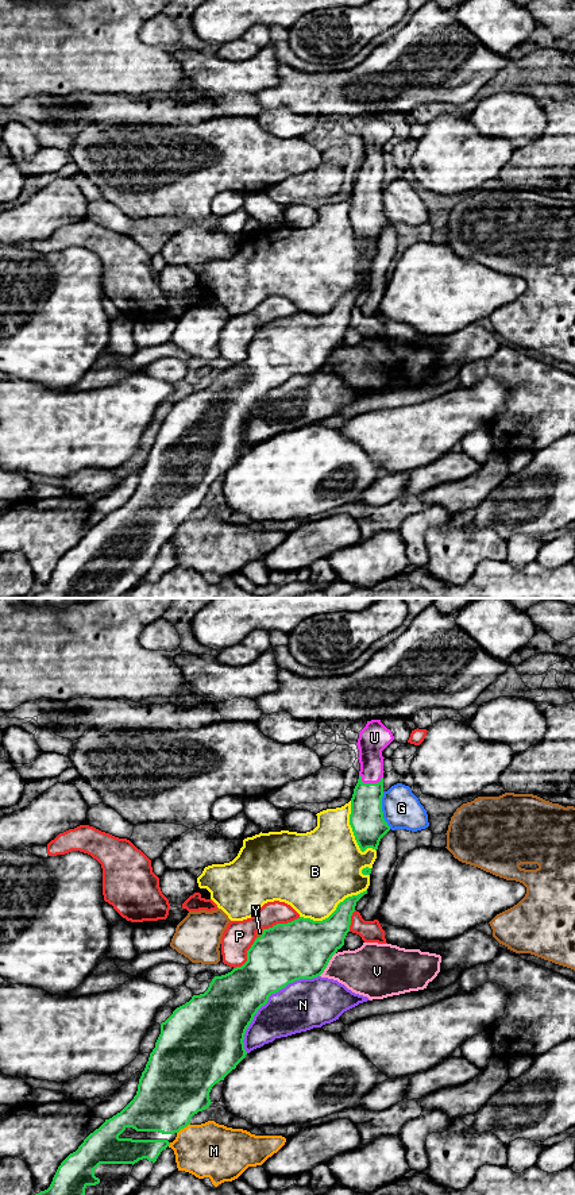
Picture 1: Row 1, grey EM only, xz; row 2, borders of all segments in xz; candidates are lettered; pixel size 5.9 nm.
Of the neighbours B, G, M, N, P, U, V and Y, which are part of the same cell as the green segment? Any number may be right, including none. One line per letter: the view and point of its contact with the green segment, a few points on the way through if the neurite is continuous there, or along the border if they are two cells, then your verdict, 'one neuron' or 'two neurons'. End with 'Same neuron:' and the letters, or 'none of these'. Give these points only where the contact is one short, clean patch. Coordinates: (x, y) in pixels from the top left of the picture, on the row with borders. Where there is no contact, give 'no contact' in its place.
B: meets green in xz at (335, 910); two neurons
G: meets green in xz at (381, 810); border along xz (382, 791), (382, 817), (390, 828); two neurons
M: meets green in xz at (182, 1128); two neurons
N: meets green in xz at (267, 999); two neurons
P: meets green in xz at (281, 924); two neurons
U: meets green in xz at (369, 783); runs through xz (366, 818), (369, 783), (371, 775), (371, 741); one neuron
V: meets green in xz at (327, 964); two neurons
Y: meets green in xz at (262, 935); border along xz (263, 929), (257, 939); two neurons
Same neuron: U

